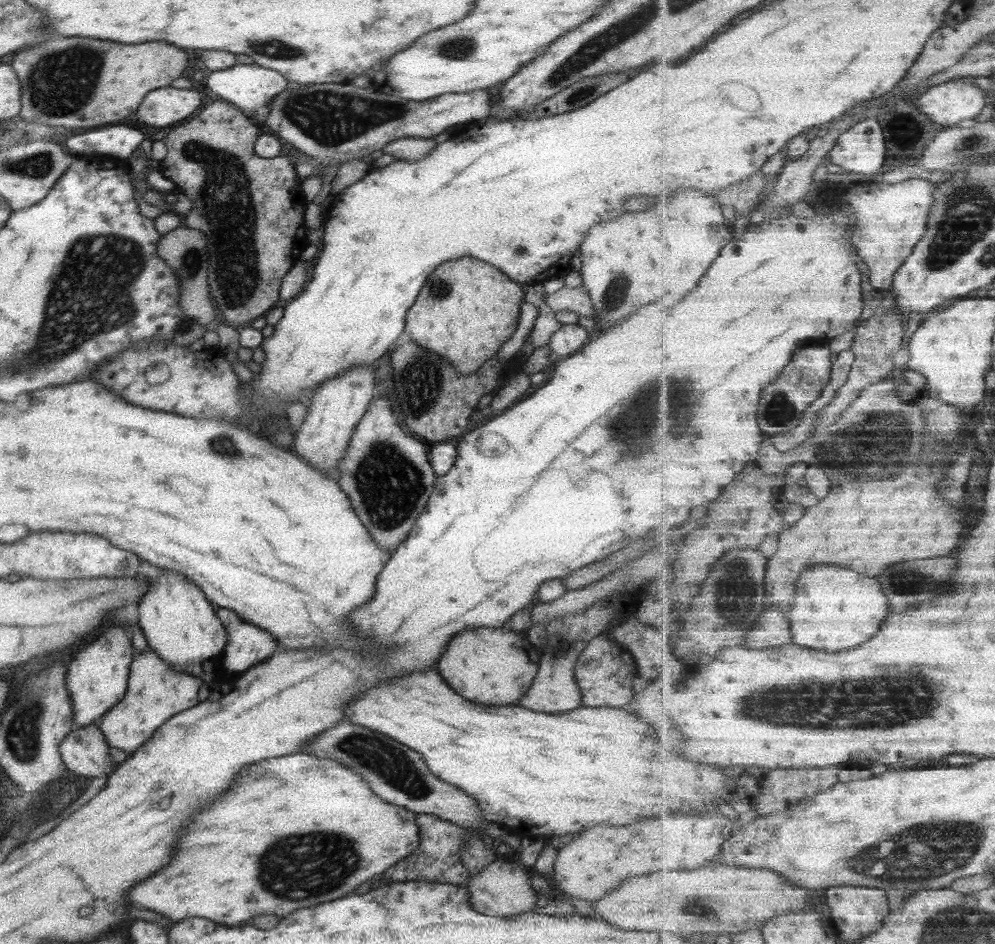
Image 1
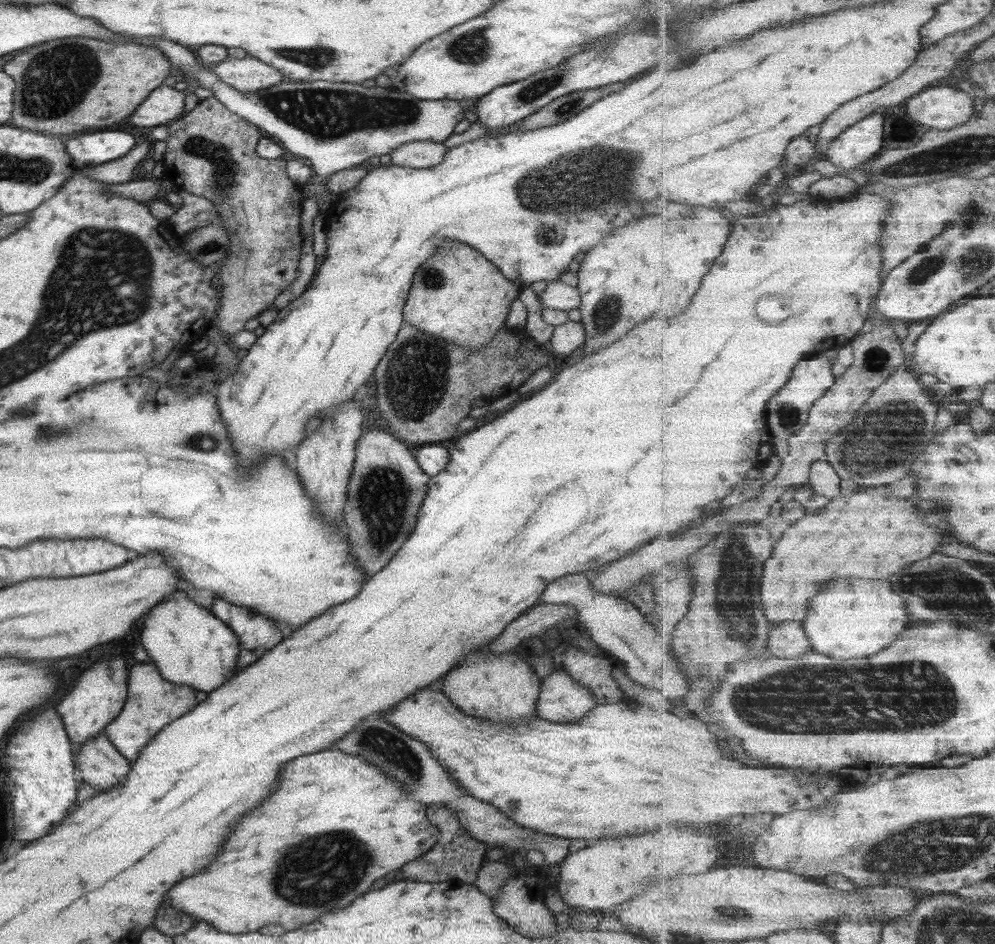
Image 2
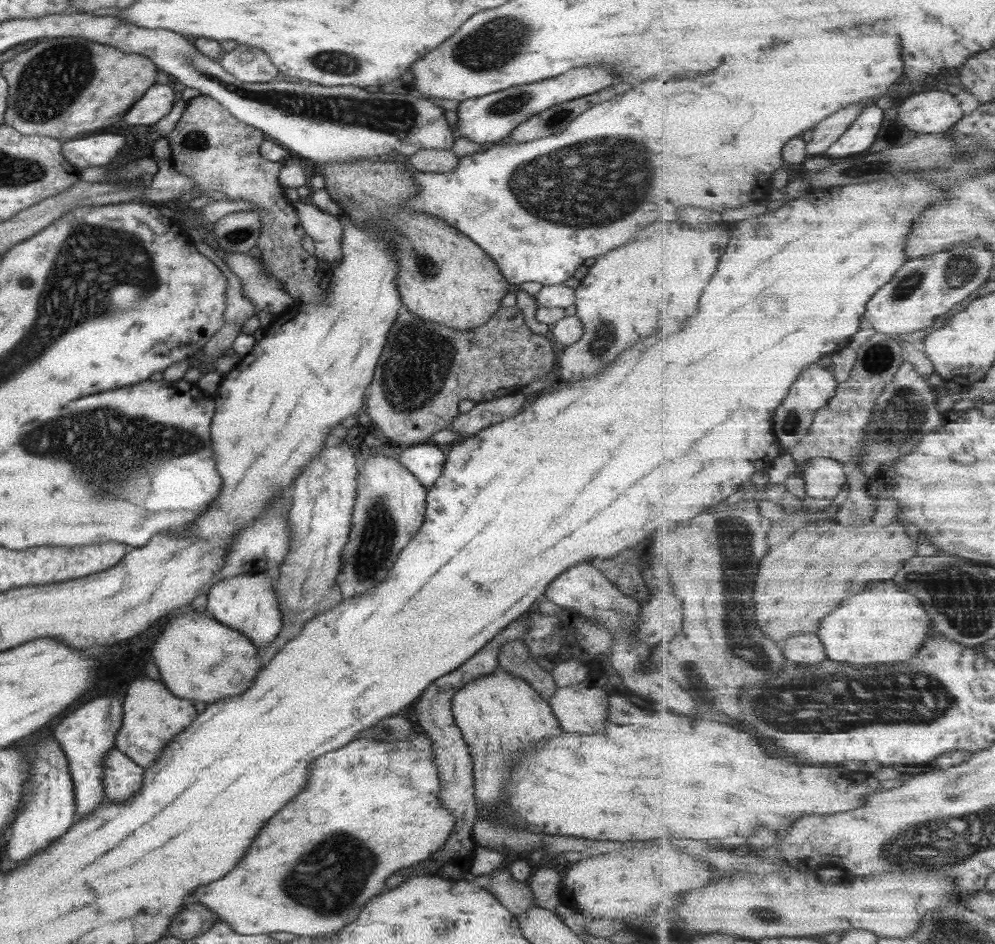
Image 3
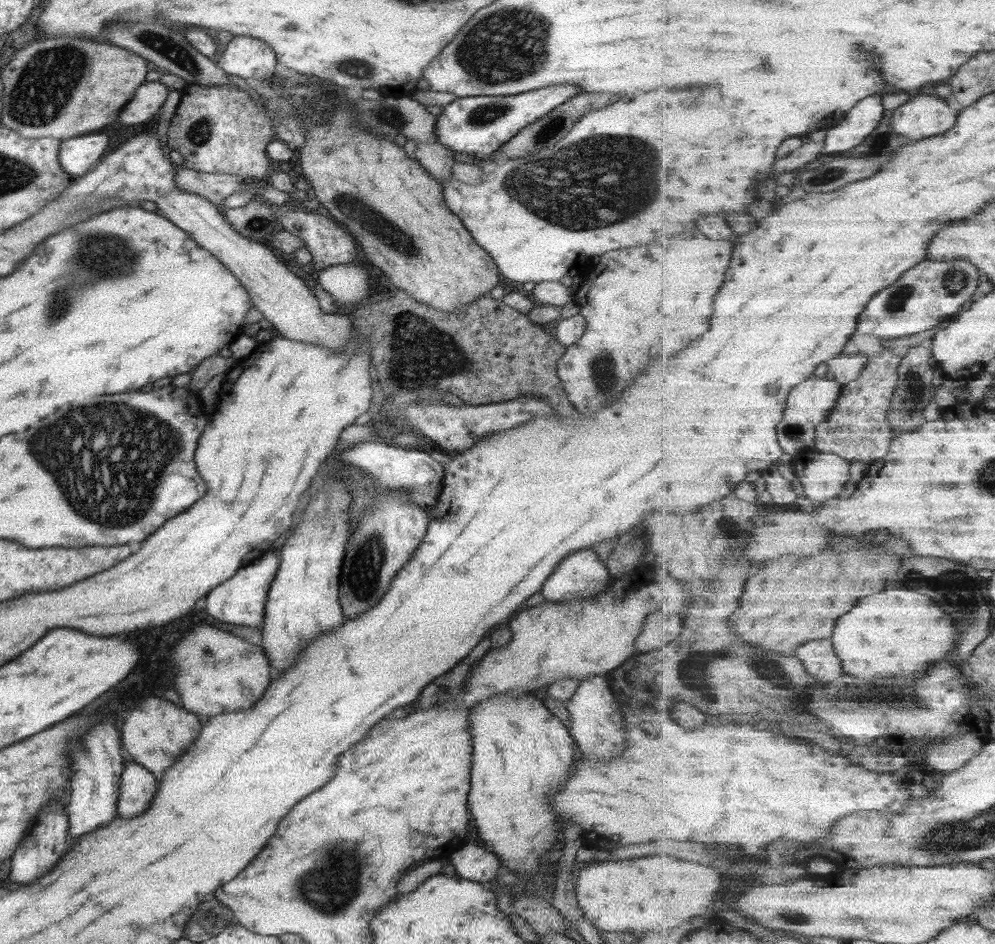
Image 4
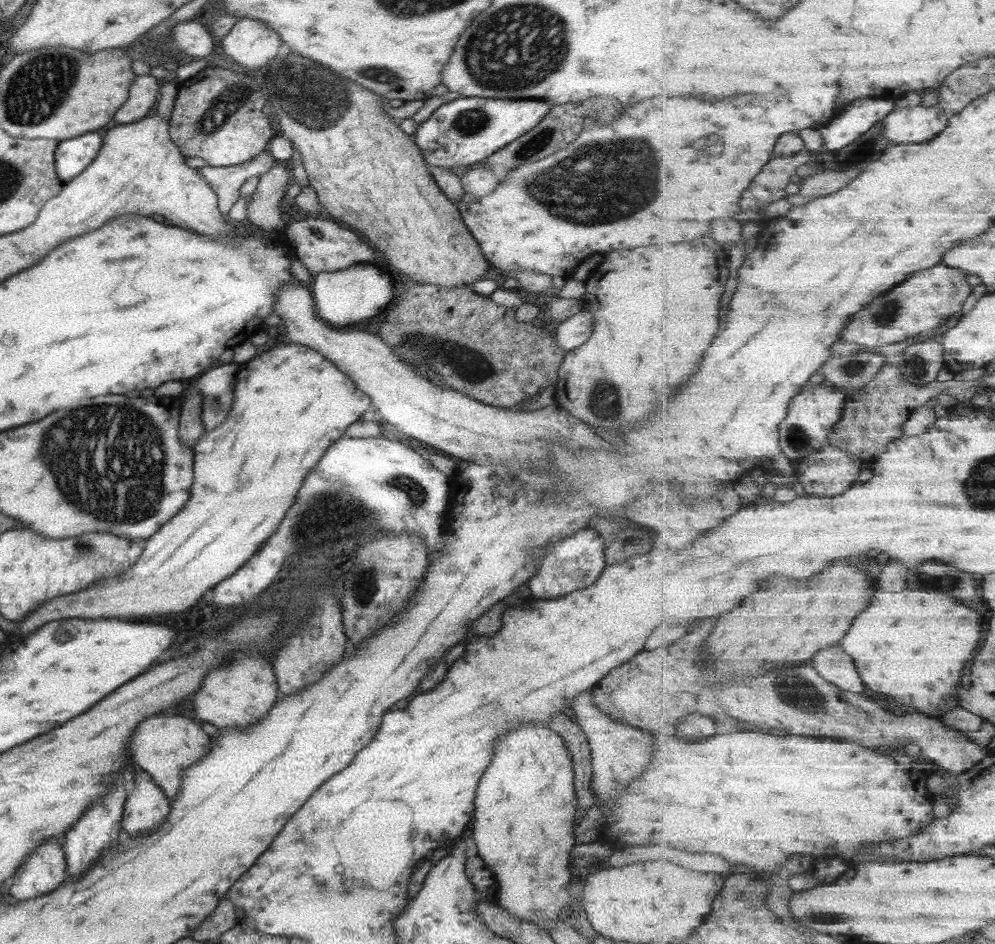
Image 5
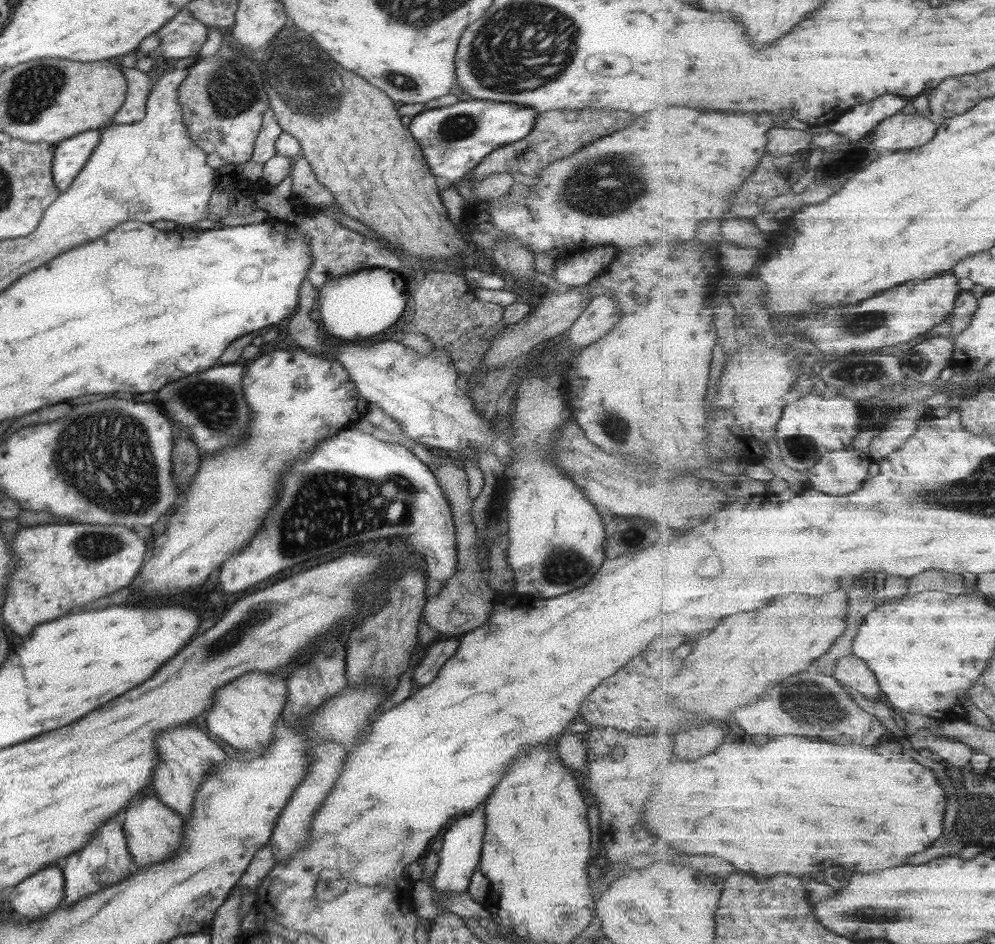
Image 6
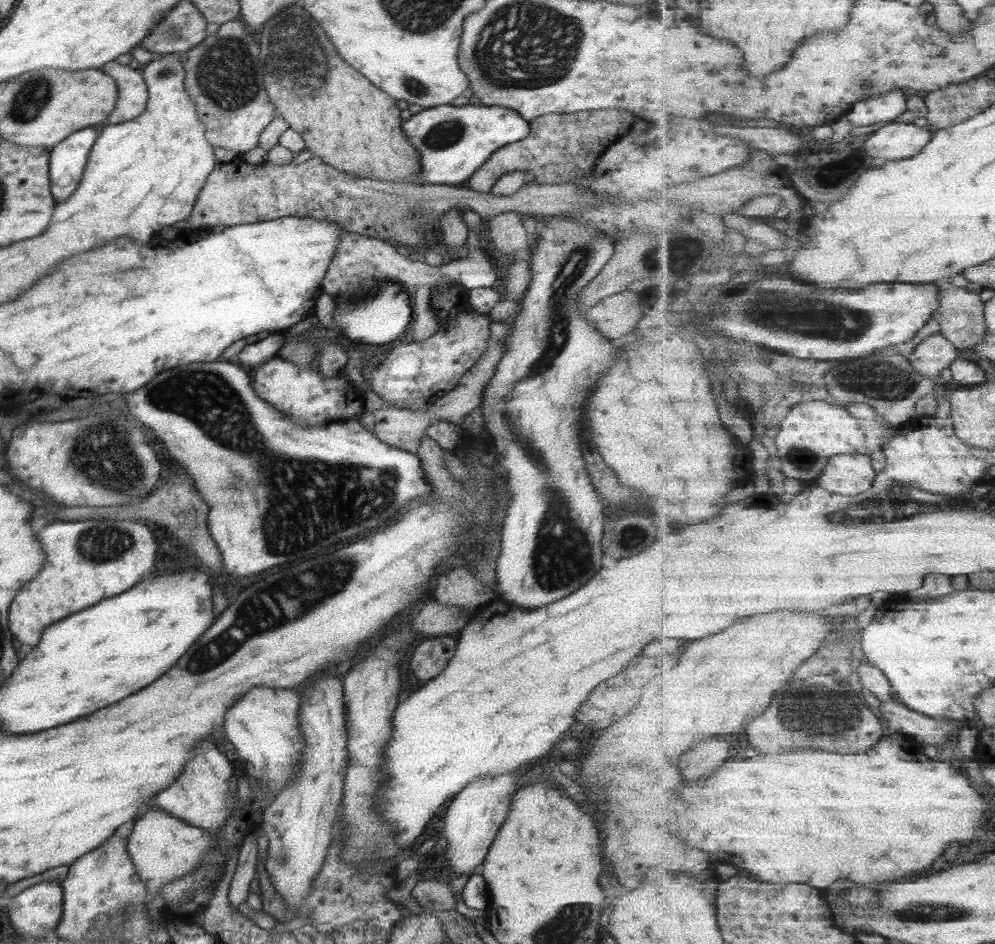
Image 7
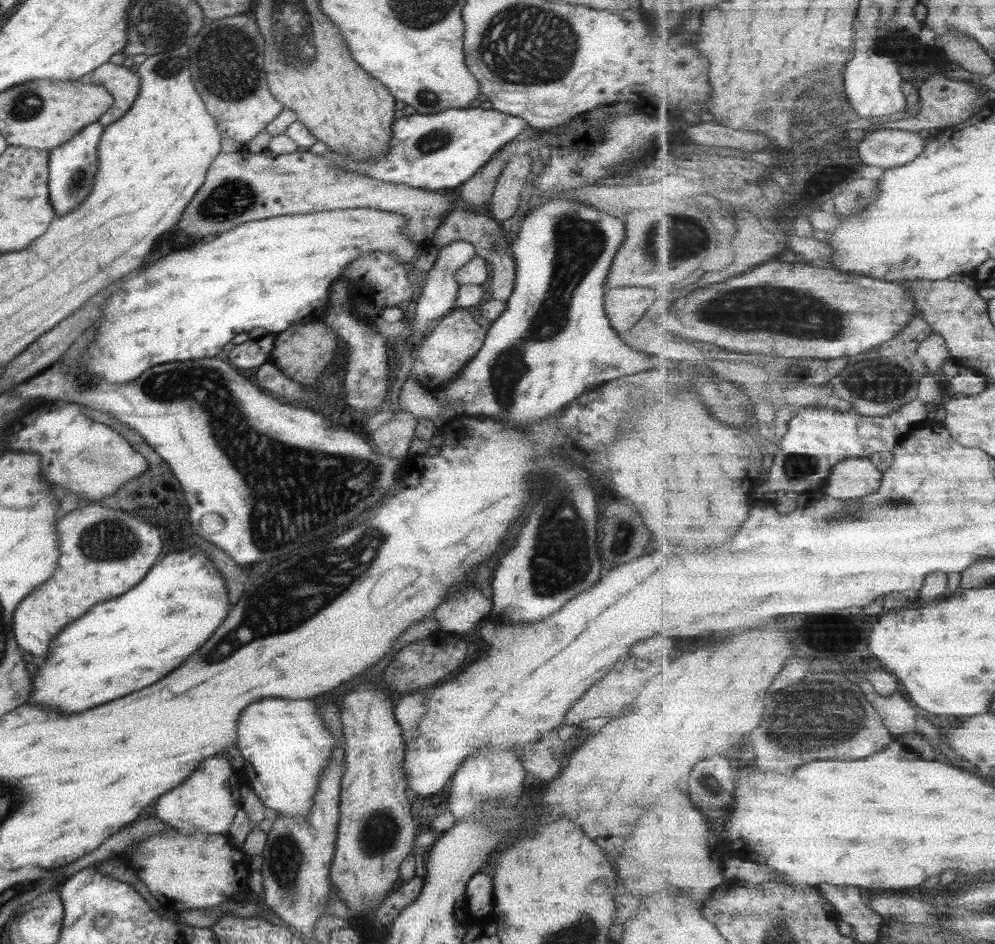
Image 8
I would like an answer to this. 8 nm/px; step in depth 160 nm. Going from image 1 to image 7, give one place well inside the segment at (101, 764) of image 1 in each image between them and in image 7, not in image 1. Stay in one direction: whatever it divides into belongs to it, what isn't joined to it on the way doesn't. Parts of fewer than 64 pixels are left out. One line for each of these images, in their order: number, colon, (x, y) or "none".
2: (101, 766)
3: (122, 778)
4: (137, 786)
5: (147, 807)
6: (152, 831)
7: (162, 849)

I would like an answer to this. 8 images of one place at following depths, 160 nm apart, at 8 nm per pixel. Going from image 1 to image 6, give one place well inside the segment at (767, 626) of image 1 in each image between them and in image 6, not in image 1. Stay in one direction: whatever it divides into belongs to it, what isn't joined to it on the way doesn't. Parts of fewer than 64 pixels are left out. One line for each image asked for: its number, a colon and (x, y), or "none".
2: (788, 640)
3: (805, 648)
4: (819, 655)
5: (835, 665)
6: (853, 672)

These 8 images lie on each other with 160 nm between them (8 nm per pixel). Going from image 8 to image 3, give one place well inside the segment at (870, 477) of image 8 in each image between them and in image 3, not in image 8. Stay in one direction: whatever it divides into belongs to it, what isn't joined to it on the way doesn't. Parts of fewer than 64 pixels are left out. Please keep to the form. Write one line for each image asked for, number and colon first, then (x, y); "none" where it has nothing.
3: (824, 477)
4: (823, 475)
5: (830, 472)
6: (843, 472)
7: (848, 474)

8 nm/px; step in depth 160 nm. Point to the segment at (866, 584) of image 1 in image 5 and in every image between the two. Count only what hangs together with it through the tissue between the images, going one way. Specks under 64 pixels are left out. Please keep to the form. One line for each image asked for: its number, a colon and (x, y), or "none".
2: (857, 618)
3: (882, 625)
4: (900, 630)
5: (913, 645)

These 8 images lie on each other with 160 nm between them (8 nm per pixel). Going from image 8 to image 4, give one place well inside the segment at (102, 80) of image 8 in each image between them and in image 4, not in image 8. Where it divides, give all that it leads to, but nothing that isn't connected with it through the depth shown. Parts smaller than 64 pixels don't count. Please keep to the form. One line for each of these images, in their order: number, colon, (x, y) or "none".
4: (141, 109)
5: (143, 94)
6: (133, 108)
7: (132, 95)

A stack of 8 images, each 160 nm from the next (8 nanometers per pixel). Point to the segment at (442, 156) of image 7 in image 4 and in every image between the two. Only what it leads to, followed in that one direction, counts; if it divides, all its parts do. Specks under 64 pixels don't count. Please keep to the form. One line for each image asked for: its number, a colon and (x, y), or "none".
4: (476, 126)
5: (466, 131)
6: (453, 139)

